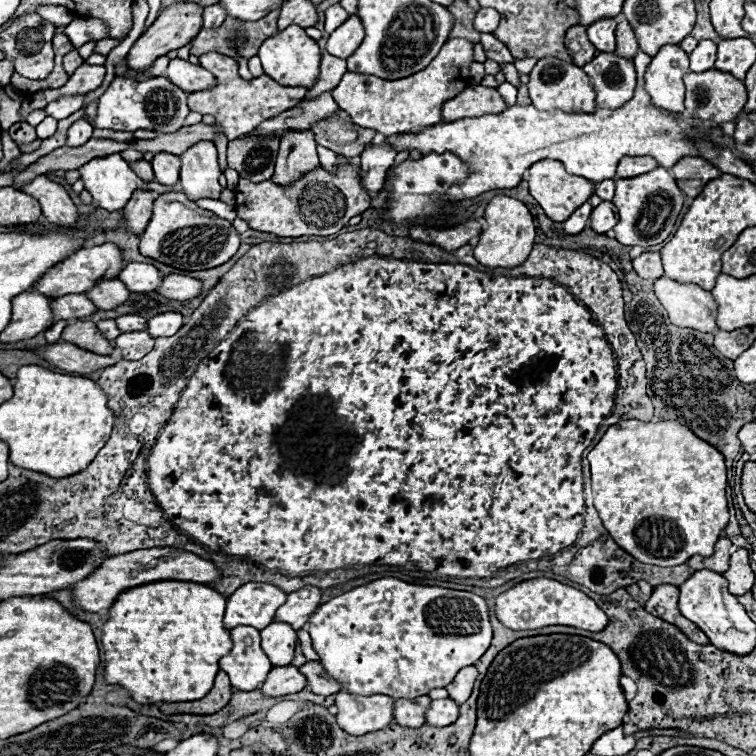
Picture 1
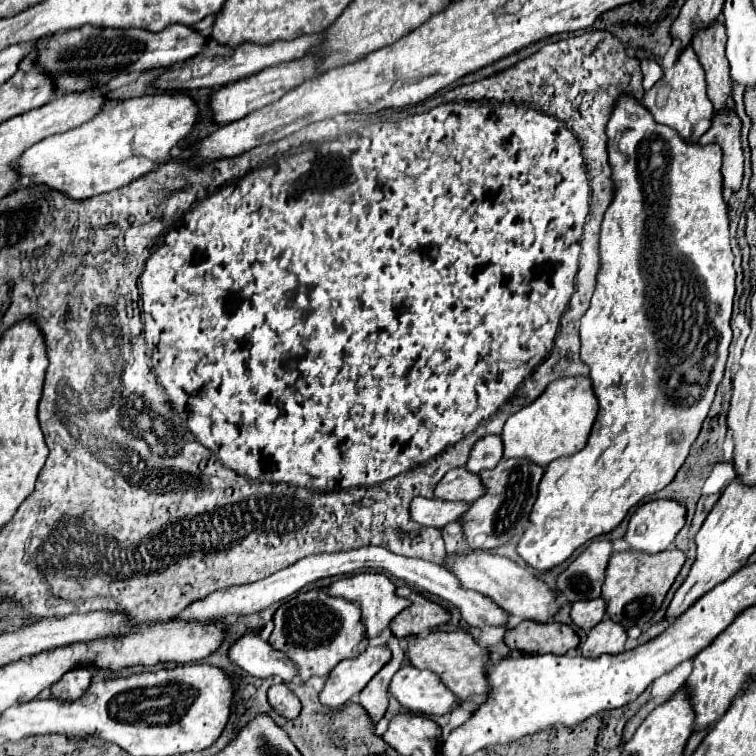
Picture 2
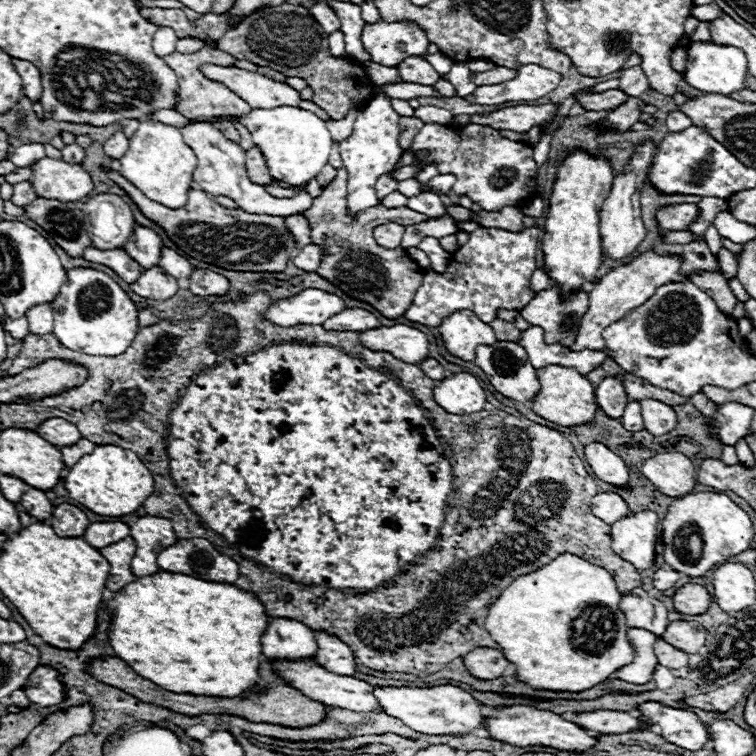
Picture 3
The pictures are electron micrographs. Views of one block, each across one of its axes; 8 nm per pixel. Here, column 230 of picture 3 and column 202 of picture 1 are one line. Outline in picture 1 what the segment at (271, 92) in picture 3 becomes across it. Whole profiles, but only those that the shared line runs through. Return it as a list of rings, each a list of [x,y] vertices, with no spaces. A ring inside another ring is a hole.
[[[178,58],[170,60],[166,76],[184,92],[196,92],[196,90],[206,90],[216,86],[216,78],[212,72]]]

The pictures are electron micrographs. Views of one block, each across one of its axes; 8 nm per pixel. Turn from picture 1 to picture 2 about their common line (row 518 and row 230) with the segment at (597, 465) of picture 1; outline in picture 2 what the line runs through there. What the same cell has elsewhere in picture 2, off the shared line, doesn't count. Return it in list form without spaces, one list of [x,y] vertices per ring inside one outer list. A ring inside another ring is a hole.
[[[620,96],[606,132],[612,180],[616,180],[616,198],[608,206],[600,230],[598,284],[592,304],[580,320],[580,356],[590,368],[600,408],[586,446],[572,456],[550,462],[540,480],[538,498],[530,512],[530,526],[524,530],[516,546],[518,556],[536,572],[556,568],[588,540],[612,532],[626,518],[632,506],[636,506],[642,498],[660,492],[674,480],[700,432],[704,418],[708,416],[716,386],[724,374],[728,346],[732,340],[730,316],[736,272],[732,268],[734,254],[728,236],[728,206],[722,198],[720,184],[720,148],[716,148],[716,144],[688,144],[672,128],[656,124],[650,112],[630,96]],[[662,150],[668,154],[668,162],[662,162]],[[654,200],[658,200],[656,214]],[[676,310],[688,310],[682,322],[690,318],[692,322],[706,322],[702,330],[708,334],[708,340],[716,340],[718,344],[716,364],[702,388],[700,400],[694,404],[672,398],[672,390],[664,378],[664,366],[668,364],[670,350],[664,350],[664,356],[656,356],[660,340],[672,340],[668,328],[672,326],[670,332],[674,332],[674,322],[680,322],[682,318],[682,314],[676,318]],[[662,328],[666,332],[664,338]]]

